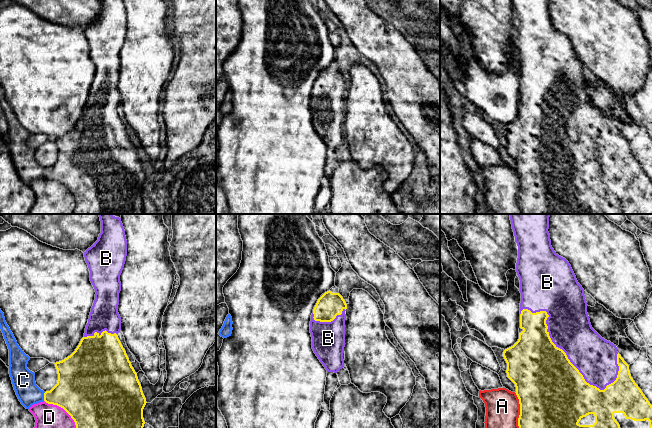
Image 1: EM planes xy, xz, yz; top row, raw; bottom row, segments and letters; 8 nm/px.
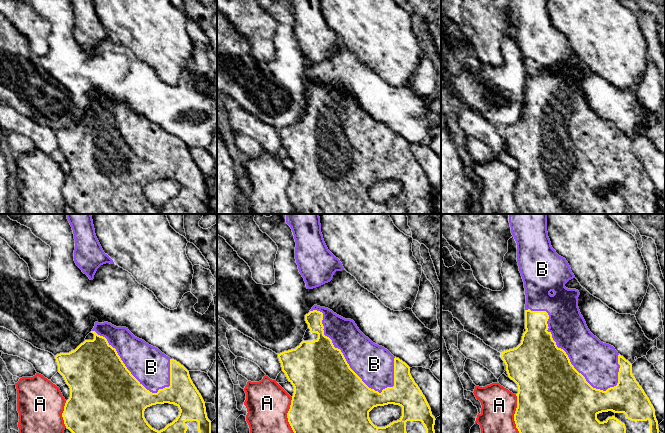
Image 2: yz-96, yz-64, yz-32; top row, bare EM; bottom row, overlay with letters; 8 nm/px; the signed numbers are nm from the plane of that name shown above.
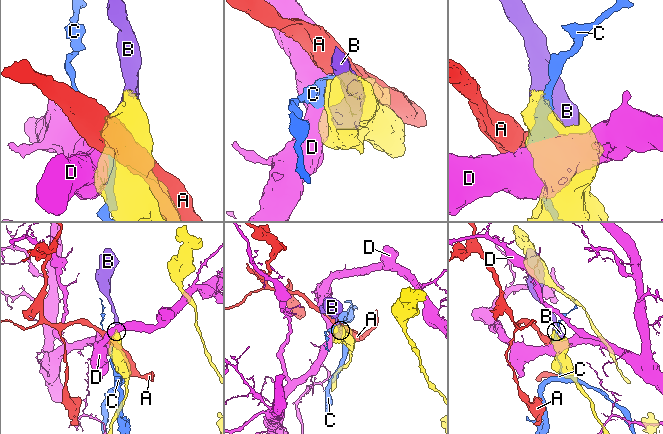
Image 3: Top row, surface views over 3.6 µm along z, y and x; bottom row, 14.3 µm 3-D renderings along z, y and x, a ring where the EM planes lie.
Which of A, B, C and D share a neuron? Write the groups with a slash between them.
A / B / C / D

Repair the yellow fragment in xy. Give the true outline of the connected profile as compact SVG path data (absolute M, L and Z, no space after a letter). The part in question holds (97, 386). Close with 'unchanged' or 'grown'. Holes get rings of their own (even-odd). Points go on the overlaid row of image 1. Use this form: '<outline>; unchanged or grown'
M99 214L101 233L98 240L84 252L95 289L84 337L75 351L56 362L57 384L44 393L44 401L63 408L74 420L76 428L143 428L143 409L146 398L137 373L129 361L118 333L121 317L118 313L120 275L126 256L127 240L121 218L112 214Z; grown

